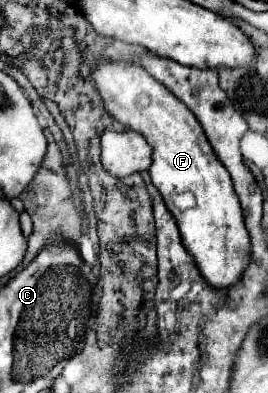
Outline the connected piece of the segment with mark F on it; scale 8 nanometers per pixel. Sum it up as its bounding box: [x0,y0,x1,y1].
[95,62,251,290]

